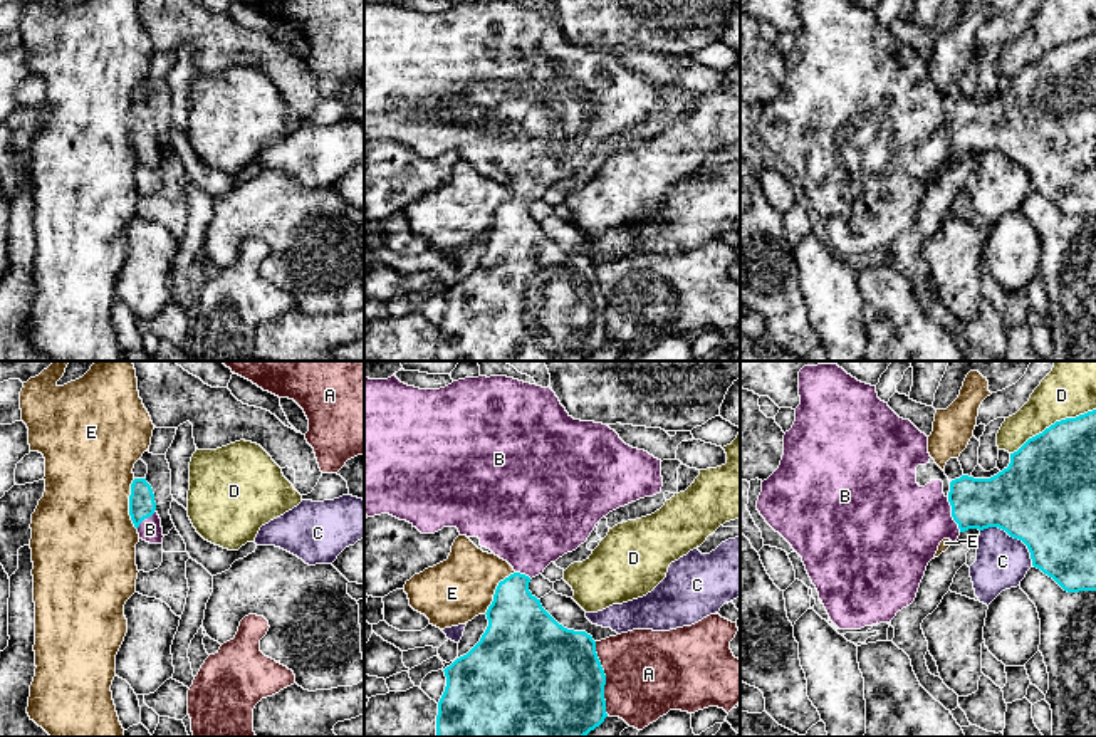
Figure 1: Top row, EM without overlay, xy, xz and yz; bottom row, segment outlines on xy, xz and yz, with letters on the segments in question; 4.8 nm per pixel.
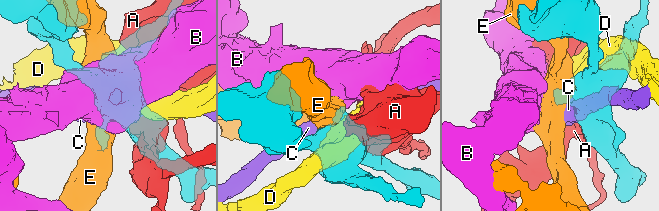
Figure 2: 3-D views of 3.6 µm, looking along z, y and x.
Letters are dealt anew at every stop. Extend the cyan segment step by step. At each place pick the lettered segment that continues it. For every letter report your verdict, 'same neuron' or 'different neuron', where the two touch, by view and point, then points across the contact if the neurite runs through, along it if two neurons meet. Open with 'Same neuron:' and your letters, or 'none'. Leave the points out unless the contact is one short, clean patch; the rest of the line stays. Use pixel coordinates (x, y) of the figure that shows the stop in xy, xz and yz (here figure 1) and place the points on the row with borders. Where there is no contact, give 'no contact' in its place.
Same neuron: B
A: different neuron | xz (605, 679)
B: same neuron | yz (952, 514) | across yz (1002, 501), (970, 504), (952, 514), (902, 524)
C: different neuron | yz (1012, 536)
D: different neuron | yz (1054, 423)
E: different neuron | xy (130, 504)

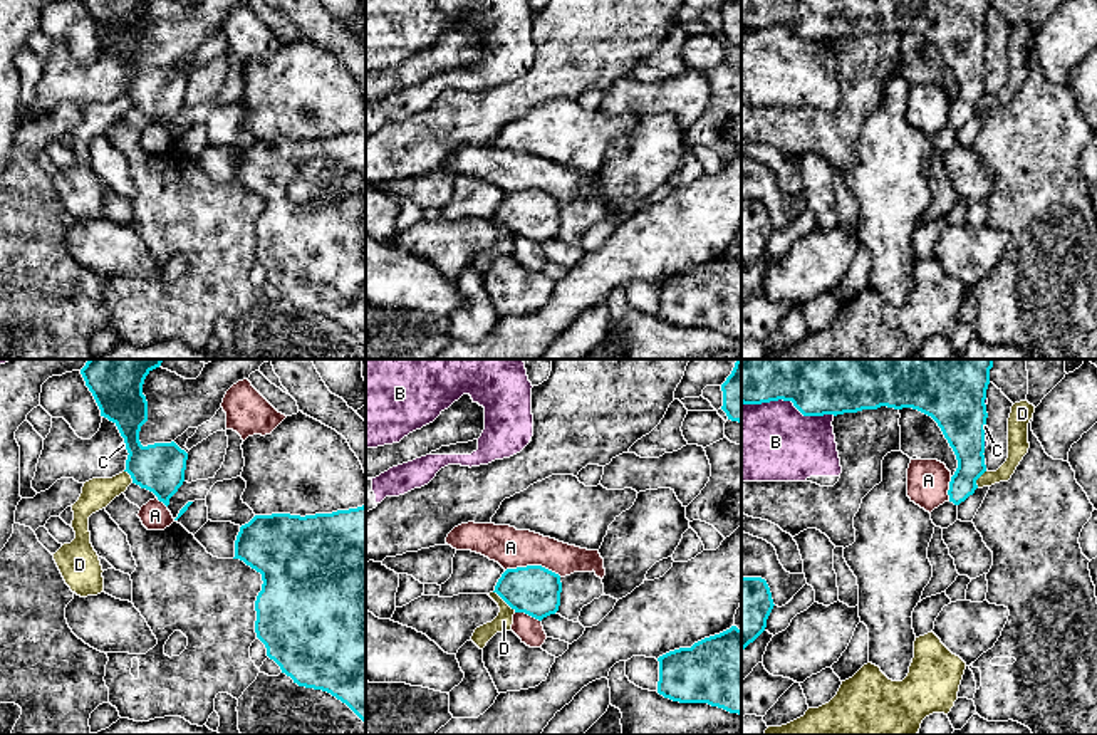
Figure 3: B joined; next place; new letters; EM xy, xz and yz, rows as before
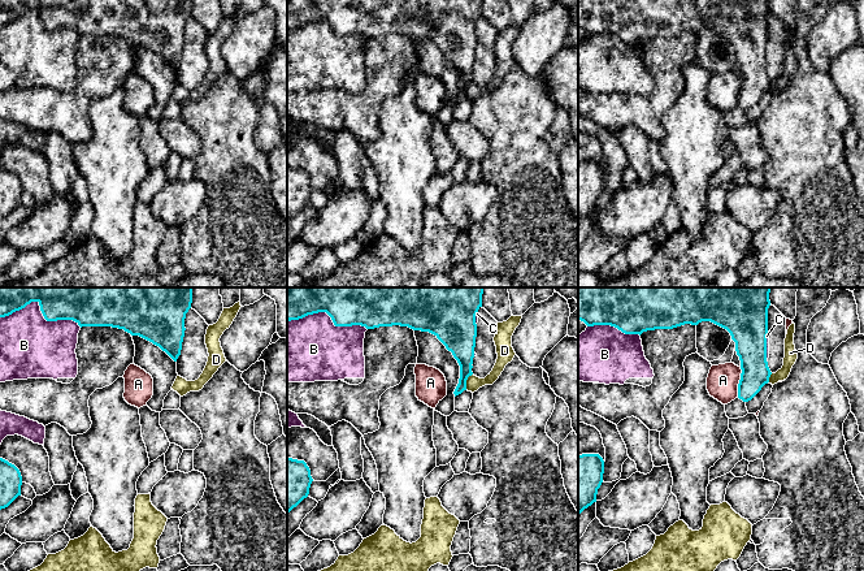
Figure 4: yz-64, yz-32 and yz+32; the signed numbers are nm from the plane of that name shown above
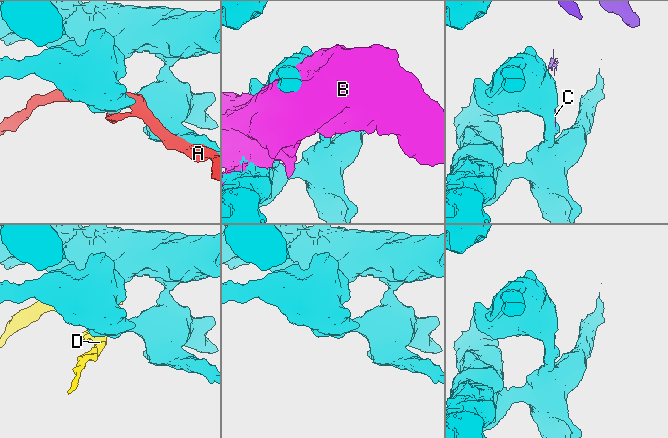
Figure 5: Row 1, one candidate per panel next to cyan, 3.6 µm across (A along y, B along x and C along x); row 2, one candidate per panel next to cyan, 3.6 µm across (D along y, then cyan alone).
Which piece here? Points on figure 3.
Same neuron: none
A: different neuron | xz (534, 566)
B: different neuron | yz (789, 400)
C: different neuron | yz (983, 437)
D: different neuron | xz (505, 601) | along xz (493, 591), (515, 611)

